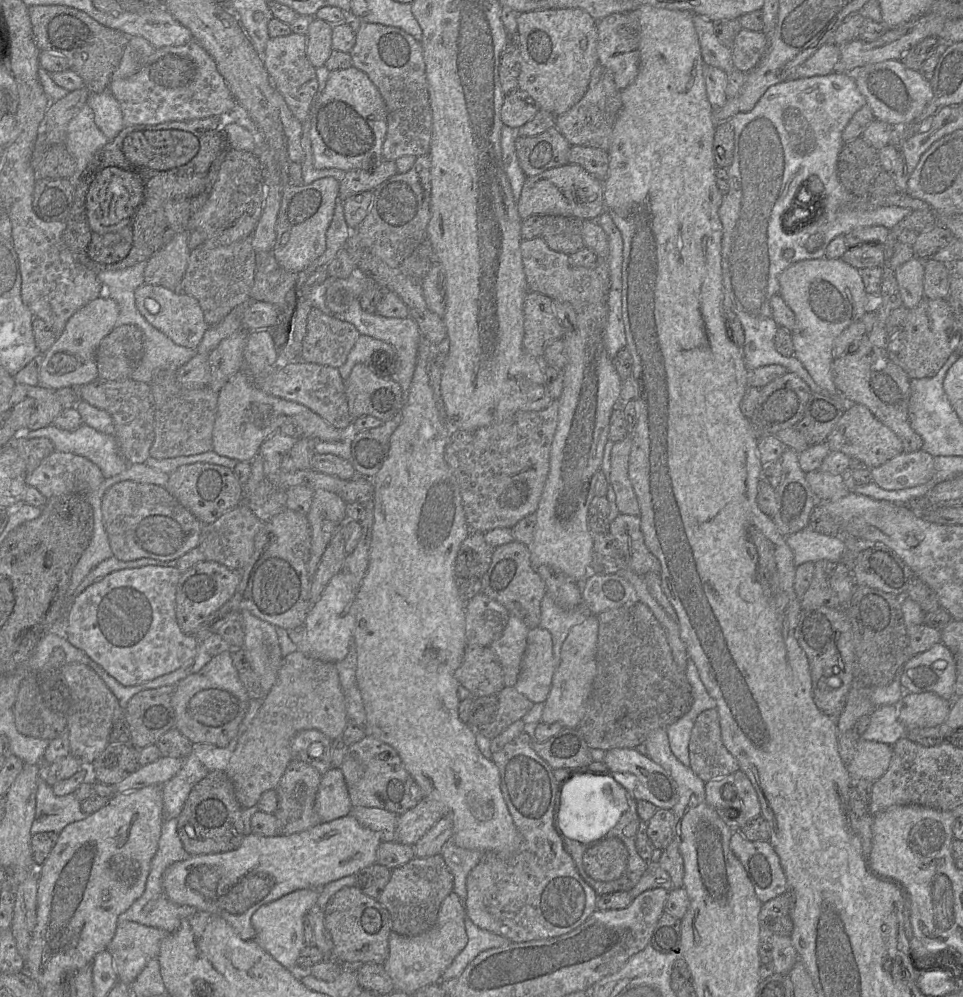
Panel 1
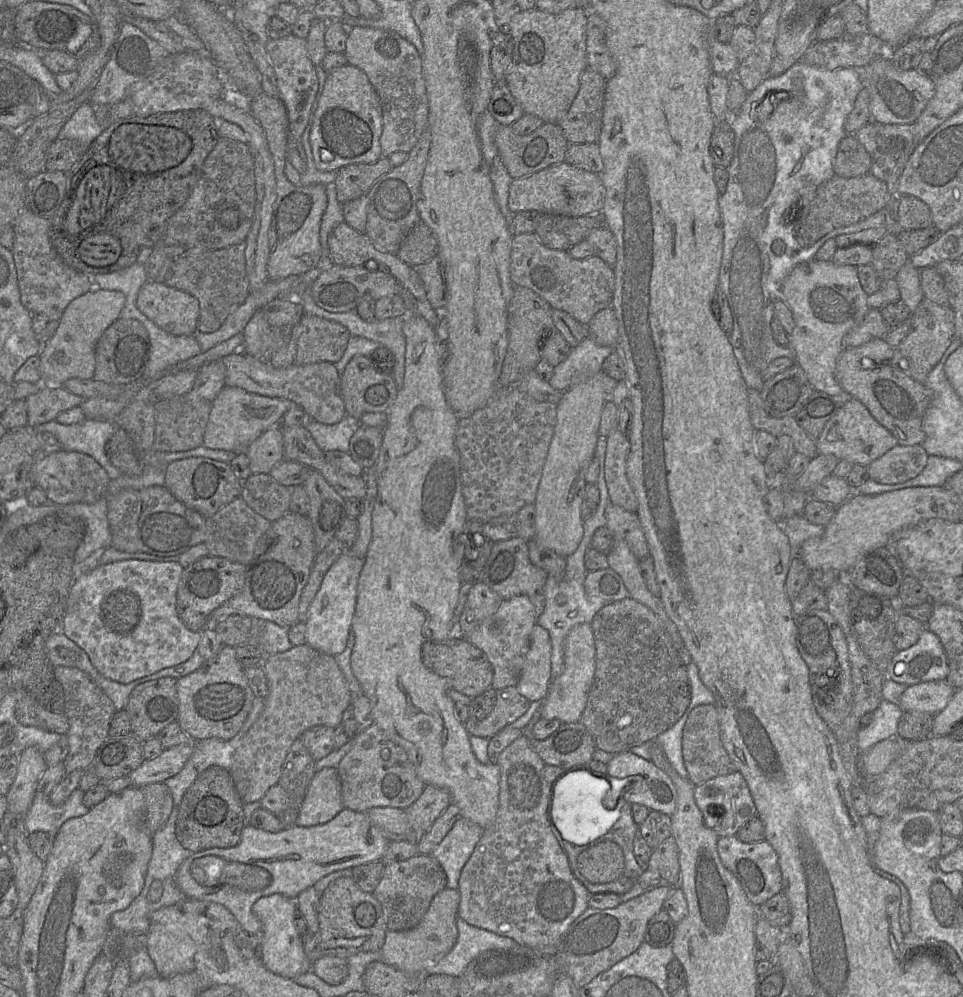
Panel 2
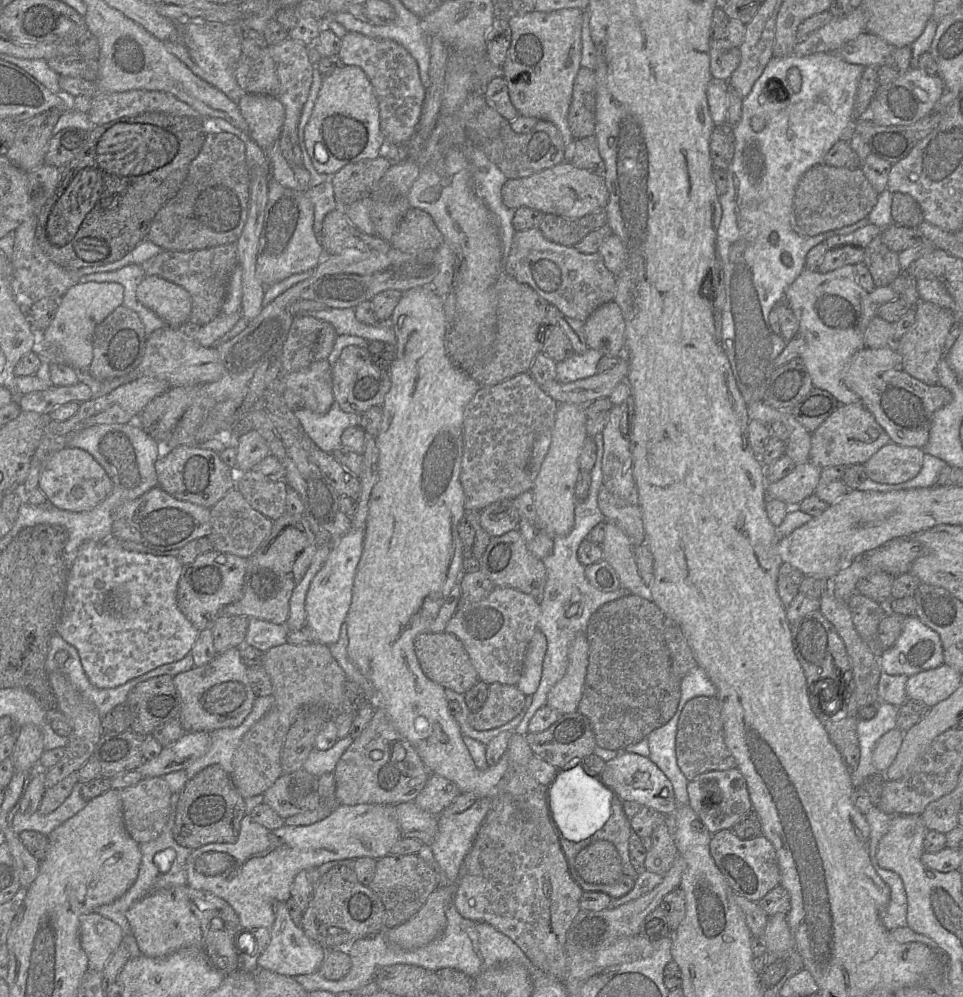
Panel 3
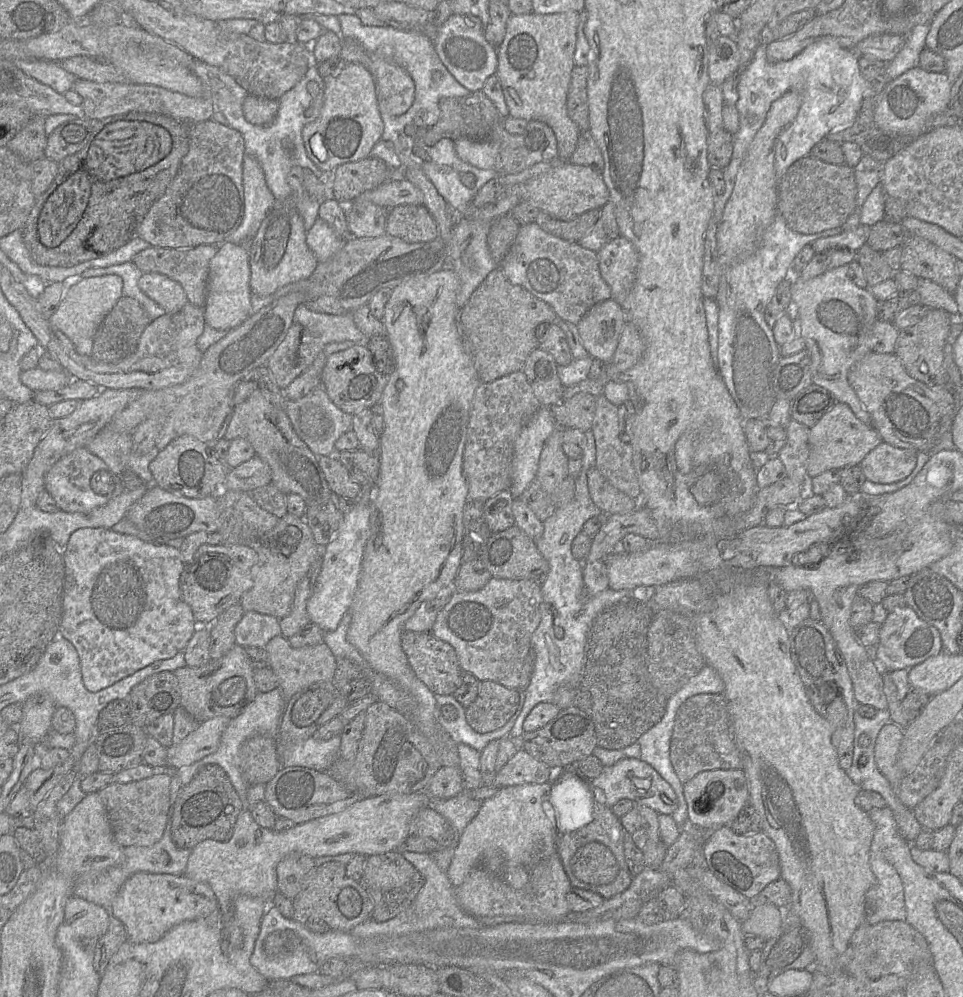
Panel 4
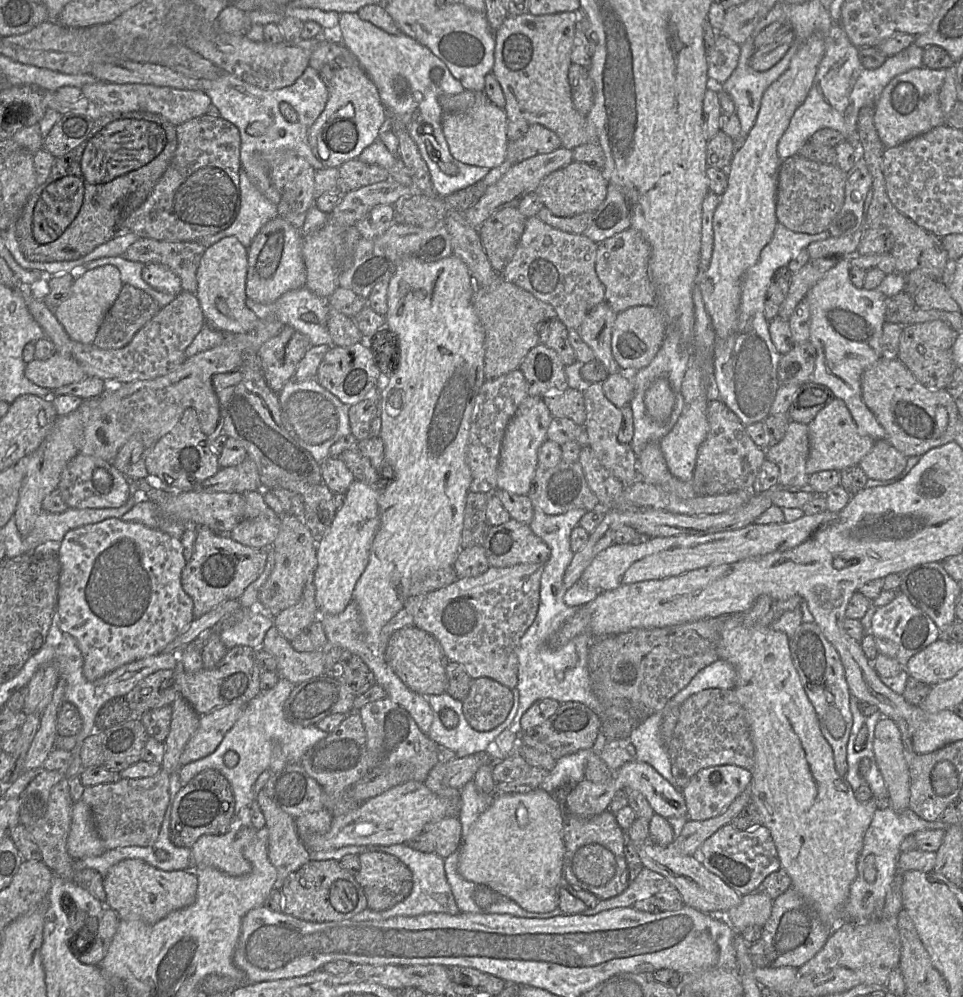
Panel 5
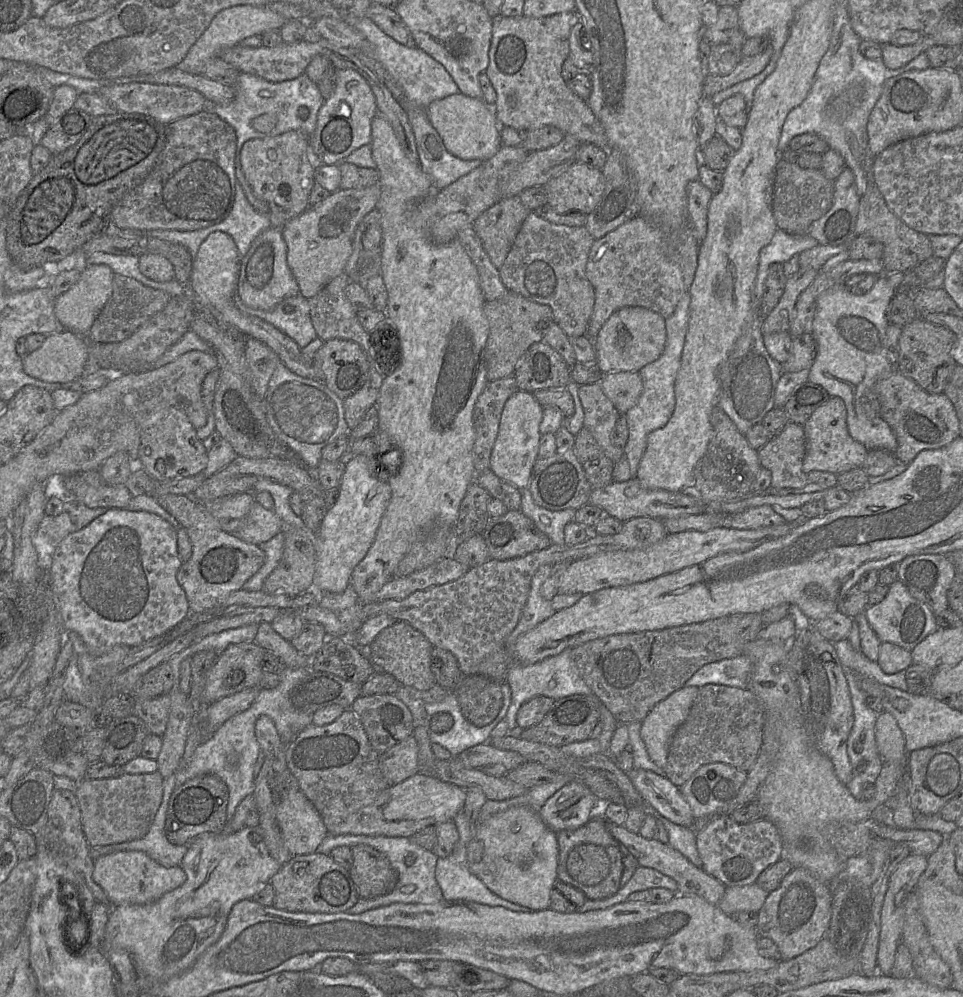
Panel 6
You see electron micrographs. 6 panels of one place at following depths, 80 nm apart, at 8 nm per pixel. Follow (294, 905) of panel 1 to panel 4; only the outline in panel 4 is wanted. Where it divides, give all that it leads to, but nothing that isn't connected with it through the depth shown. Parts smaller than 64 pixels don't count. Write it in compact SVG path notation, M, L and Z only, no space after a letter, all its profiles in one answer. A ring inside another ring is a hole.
M269 905L261 919L250 964L268 981L288 980L301 974L319 972L322 964L330 958L357 958L357 948L361 942L348 932L314 933L296 920L286 918L277 908Z

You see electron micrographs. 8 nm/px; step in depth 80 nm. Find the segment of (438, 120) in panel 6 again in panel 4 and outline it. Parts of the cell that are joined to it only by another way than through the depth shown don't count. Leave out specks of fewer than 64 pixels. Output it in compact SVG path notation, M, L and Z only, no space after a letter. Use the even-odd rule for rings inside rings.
M462 137L454 141L458 157L480 169L496 170L499 144L490 139L475 140Z

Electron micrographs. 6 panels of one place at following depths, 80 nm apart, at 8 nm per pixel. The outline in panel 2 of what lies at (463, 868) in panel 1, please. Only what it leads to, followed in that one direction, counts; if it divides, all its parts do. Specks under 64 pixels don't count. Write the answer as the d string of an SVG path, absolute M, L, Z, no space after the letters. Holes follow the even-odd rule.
M459 817L452 829L430 854L443 868L447 887L458 890L458 882L464 865L481 838L483 829L472 821Z

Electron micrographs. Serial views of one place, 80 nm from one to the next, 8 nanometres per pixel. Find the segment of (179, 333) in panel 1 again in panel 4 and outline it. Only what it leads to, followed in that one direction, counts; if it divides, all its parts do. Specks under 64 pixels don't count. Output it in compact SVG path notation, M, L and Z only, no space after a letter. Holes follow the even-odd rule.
M144 273L138 285L140 290L166 313L178 312L189 302L182 286L165 275Z

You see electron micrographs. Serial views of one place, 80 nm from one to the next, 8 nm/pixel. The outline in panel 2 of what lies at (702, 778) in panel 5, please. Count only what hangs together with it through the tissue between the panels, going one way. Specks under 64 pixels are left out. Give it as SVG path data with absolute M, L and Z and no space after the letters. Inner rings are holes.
M738 770L728 775L717 776L701 785L697 785L694 797L703 815L704 824L714 830L719 837L736 835L737 831L748 820L757 816L757 809L748 784Z

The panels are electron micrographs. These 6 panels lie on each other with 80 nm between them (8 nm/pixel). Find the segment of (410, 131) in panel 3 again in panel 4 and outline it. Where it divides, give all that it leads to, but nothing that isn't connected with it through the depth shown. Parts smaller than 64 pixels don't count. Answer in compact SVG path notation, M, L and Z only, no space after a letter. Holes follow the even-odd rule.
M343 40L339 55L343 63L364 66L372 75L381 114L403 115L415 100L415 84L409 73L391 59L366 52L353 40Z

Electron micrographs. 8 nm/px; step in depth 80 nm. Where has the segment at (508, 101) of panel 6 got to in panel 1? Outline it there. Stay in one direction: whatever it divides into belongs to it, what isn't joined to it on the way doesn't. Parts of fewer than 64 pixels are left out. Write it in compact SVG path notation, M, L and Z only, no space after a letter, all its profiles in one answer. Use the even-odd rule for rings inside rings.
M581 8L530 11L517 16L517 33L513 35L513 41L520 53L518 88L531 96L540 110L554 116L565 113L584 96L592 70L599 63L597 21Z

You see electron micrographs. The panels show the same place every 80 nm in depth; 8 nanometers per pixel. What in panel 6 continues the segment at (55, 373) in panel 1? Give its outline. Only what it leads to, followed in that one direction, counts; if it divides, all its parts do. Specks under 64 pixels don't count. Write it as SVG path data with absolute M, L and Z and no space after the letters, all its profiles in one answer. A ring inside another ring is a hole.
M106 265L88 266L77 282L56 298L54 313L65 329L82 337L88 334L93 322L112 294L114 275L112 269Z

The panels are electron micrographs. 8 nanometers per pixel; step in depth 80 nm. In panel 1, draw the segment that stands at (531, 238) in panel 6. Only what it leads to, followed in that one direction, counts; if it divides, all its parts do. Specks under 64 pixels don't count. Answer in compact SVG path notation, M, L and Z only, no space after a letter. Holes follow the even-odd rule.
M541 236L522 239L520 250L529 291L541 293L552 300L567 302L576 312L608 299L610 277L607 262L596 263L592 267L574 266L569 255L551 250Z

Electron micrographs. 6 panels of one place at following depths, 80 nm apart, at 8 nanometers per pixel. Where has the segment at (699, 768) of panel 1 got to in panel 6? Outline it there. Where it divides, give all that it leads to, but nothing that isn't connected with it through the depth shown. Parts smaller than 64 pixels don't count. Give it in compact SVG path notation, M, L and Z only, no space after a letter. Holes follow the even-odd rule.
M708 684L698 695L684 723L669 747L665 776L677 787L684 785L701 766L720 762L749 772L757 760L763 739L763 711L758 699L747 689Z

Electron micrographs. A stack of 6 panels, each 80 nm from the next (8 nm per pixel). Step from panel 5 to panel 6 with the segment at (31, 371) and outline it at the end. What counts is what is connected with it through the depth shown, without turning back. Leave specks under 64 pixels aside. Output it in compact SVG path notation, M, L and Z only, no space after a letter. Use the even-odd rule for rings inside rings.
M70 330L45 335L42 345L23 358L24 372L48 383L67 383L82 376L88 343Z

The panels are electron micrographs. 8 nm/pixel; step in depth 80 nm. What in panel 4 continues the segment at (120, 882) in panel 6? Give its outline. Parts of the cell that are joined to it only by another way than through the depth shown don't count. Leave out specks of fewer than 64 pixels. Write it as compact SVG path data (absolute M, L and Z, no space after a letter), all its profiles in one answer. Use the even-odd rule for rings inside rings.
M137 872L125 881L118 891L111 904L110 914L126 927L130 941L153 943L174 926L207 917L218 907L214 892L204 882L192 880L186 875Z

